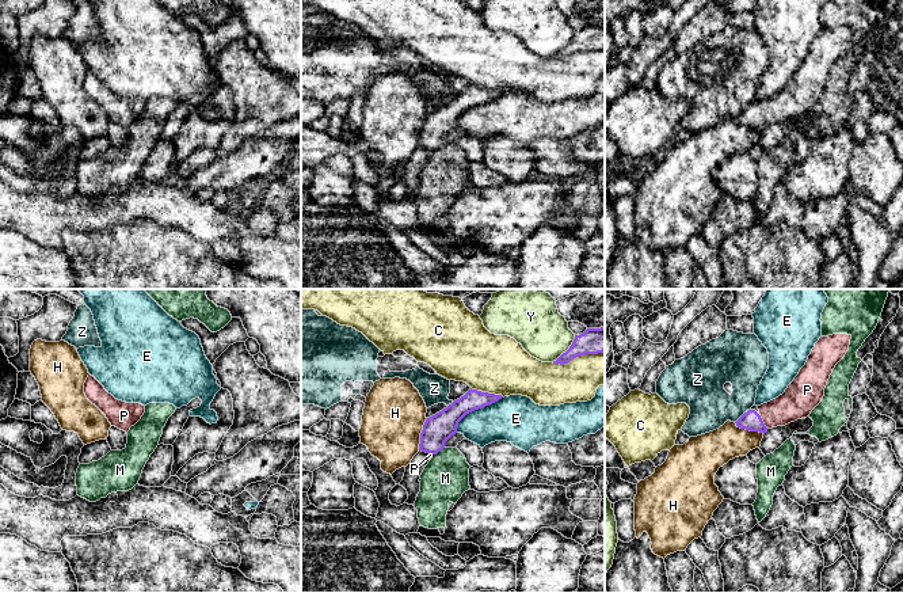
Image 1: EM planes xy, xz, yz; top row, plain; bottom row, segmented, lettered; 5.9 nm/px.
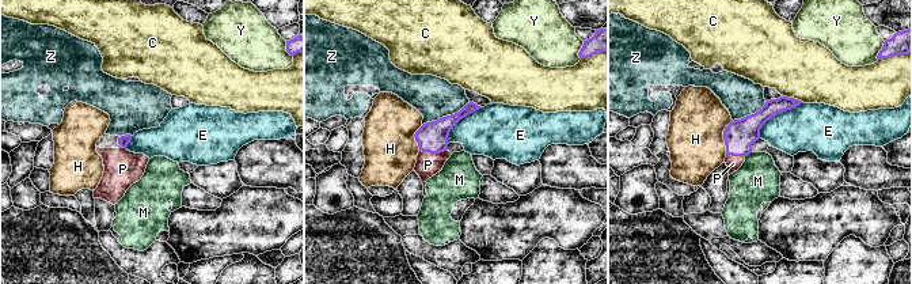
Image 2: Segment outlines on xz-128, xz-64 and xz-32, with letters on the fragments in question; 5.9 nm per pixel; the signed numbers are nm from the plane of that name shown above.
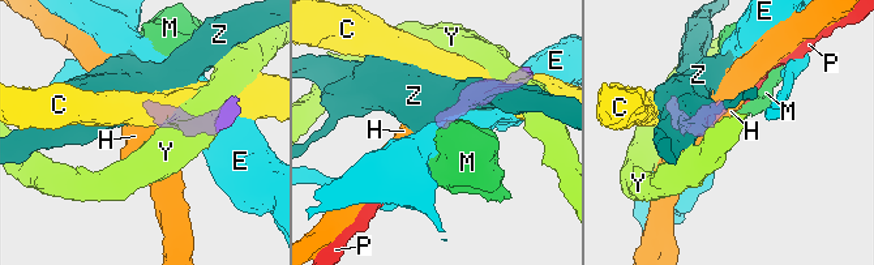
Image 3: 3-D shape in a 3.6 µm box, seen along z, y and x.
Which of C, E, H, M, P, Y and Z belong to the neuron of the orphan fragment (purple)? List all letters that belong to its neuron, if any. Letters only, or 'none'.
P

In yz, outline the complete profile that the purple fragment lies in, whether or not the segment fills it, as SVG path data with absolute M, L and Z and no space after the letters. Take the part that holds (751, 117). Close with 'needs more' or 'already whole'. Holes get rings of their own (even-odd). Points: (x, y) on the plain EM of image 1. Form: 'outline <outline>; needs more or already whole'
outline M832 30L820 33L805 61L778 94L744 109L735 119L740 125L766 129L801 114L822 98L824 84L835 61L849 46L851 31Z; needs more

